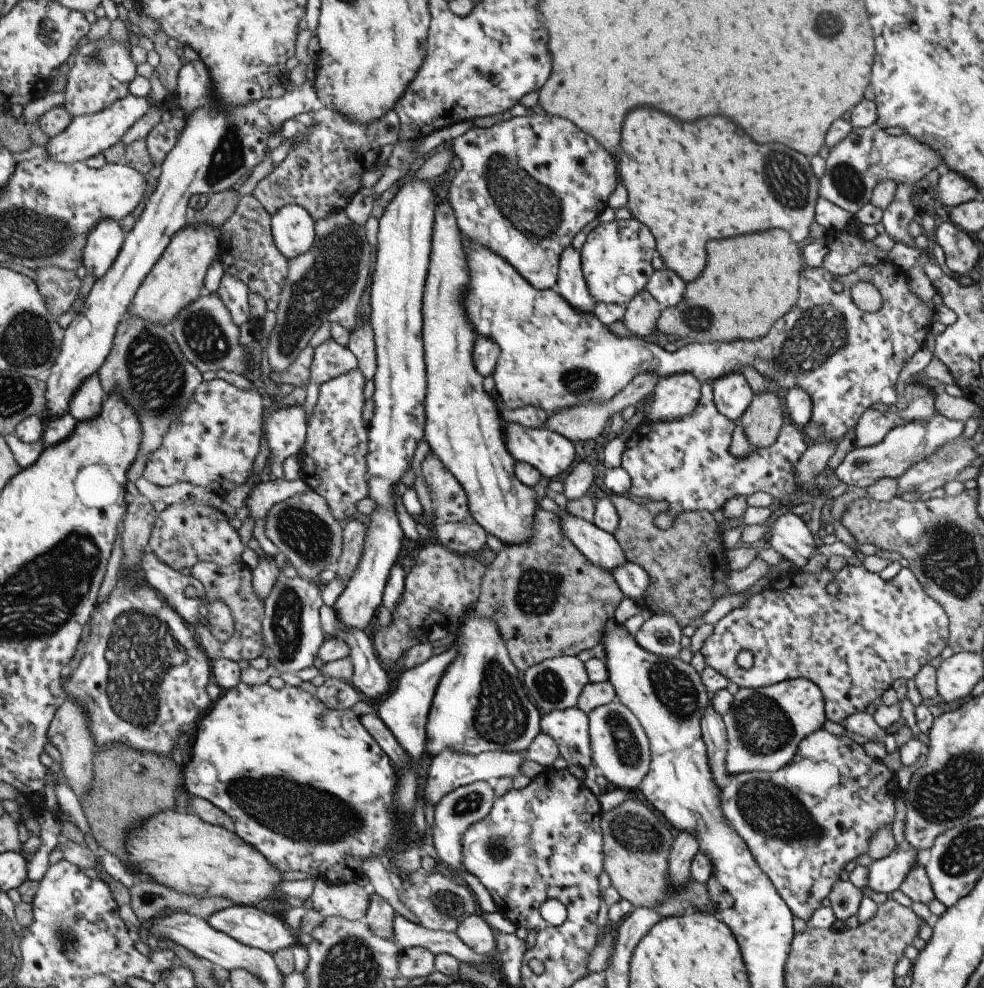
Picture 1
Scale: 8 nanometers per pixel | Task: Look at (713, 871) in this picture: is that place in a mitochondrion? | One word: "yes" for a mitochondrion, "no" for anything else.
no

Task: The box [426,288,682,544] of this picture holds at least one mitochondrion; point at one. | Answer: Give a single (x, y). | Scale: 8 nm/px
(578, 382)

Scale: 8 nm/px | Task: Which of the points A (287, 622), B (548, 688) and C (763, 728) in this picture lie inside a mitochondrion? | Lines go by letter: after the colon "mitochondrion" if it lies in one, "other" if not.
A: mitochondrion
B: mitochondrion
C: mitochondrion

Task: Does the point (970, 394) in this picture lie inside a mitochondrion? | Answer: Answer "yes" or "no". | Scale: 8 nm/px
no

